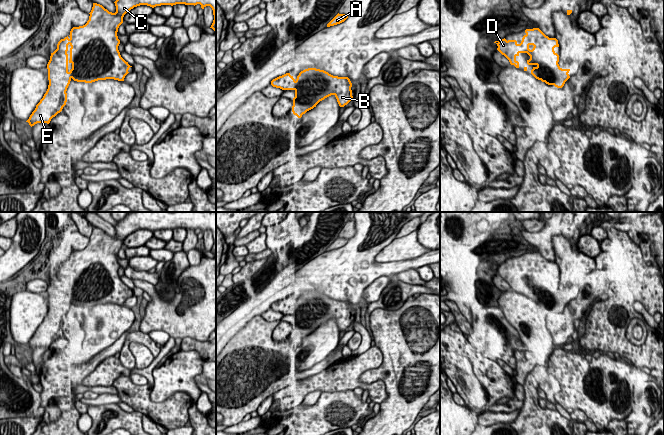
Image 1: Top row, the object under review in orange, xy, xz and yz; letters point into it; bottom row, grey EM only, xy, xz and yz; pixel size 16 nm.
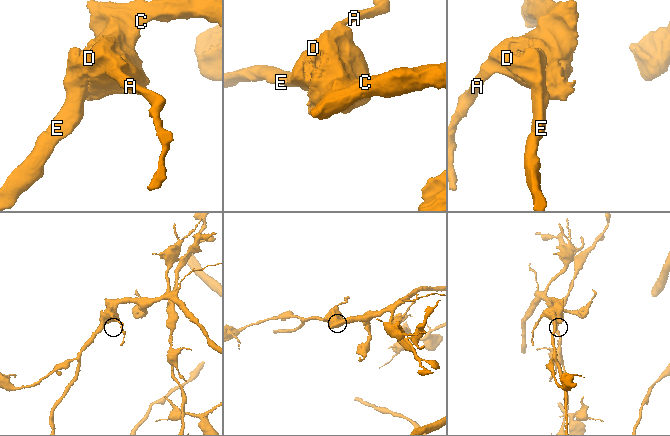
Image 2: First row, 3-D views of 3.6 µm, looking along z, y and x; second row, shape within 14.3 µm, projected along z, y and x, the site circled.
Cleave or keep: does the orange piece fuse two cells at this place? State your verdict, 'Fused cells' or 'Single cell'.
Single cell

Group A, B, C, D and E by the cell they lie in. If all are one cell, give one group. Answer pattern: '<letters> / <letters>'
A B C D E

